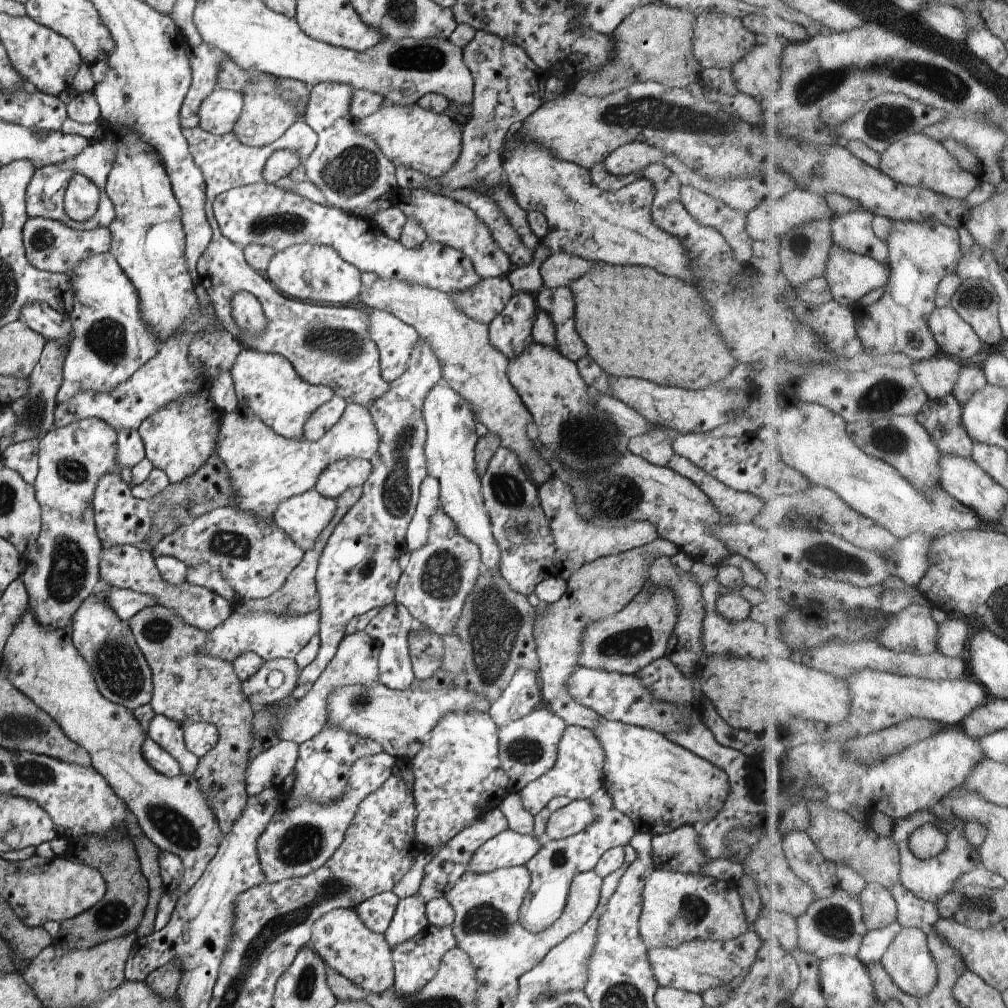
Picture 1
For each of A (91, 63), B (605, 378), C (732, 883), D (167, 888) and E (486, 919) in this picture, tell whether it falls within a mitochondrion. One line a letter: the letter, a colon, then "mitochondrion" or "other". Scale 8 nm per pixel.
A: other
B: other
C: other
D: other
E: mitochondrion

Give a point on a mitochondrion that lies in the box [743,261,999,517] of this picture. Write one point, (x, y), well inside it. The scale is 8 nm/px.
(885, 393)

